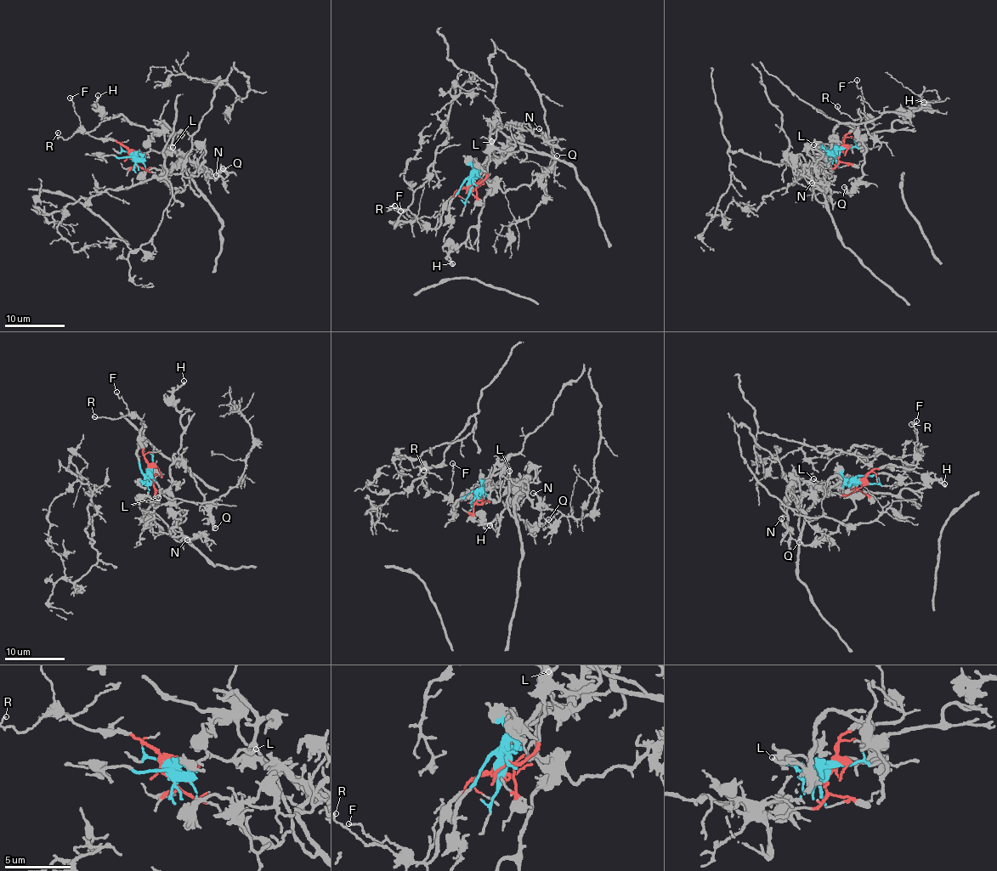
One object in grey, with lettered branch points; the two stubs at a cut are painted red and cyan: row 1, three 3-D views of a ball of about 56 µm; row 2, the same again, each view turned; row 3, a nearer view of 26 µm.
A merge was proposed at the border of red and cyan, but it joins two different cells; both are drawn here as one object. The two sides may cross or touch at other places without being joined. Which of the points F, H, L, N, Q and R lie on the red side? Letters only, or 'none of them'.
F, R

